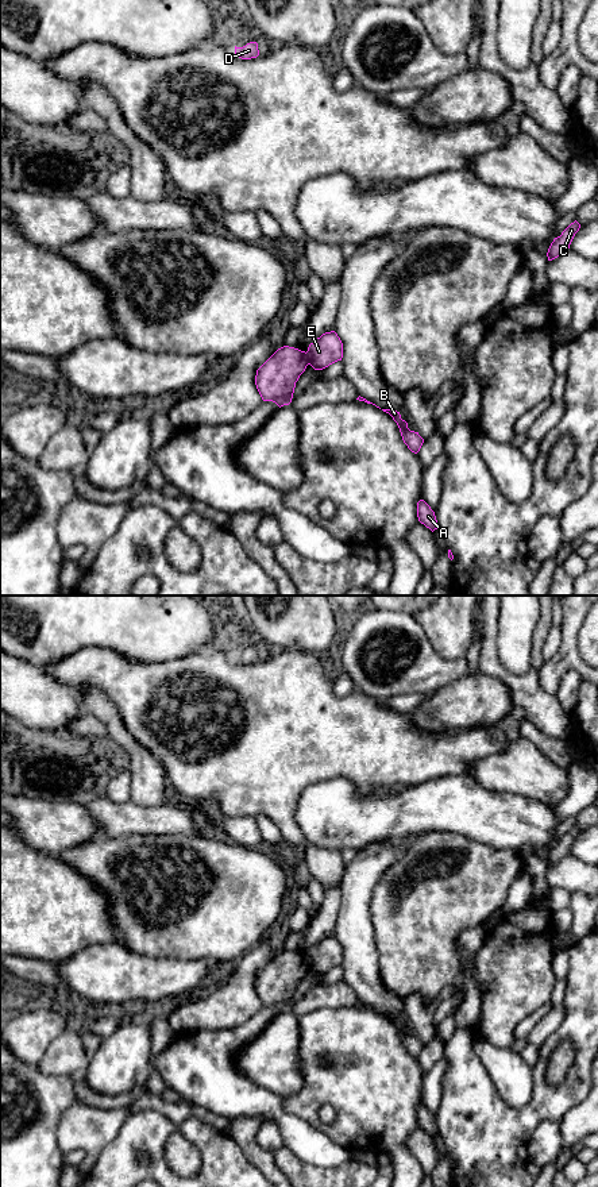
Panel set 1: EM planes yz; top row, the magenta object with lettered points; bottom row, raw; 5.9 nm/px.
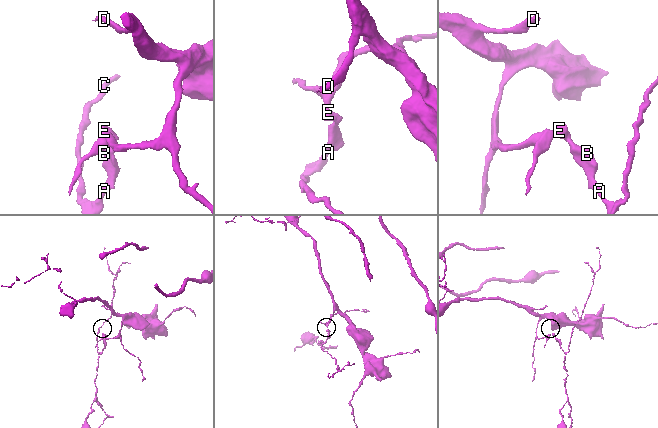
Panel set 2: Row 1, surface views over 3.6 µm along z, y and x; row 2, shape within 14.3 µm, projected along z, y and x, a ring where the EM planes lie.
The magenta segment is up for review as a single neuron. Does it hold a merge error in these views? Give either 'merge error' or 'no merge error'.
merge error

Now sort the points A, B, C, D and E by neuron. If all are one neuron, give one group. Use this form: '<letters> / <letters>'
A B C E / D

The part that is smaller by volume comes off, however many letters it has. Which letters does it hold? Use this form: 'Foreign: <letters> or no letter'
Foreign: A, B, C, E

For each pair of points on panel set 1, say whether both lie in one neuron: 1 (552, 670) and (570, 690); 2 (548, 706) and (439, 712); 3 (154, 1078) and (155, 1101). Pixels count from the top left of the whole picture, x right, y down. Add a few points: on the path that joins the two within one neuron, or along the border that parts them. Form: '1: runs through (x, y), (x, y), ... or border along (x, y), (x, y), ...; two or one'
1: border along (575, 669), (564, 673), (554, 696); two
2: border along (496, 678), (506, 686), (514, 705); two
3: border along (149, 1091), (158, 1095); two

